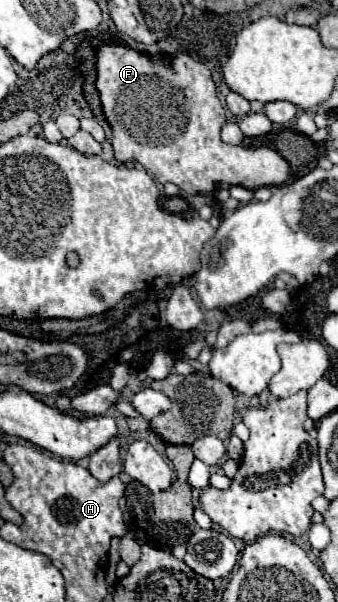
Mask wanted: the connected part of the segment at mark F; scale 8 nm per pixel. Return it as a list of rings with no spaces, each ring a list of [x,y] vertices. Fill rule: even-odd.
[[[104,43],[96,49],[96,91],[100,95],[100,101],[102,101],[102,109],[104,109],[104,115],[106,115],[106,121],[110,123],[110,129],[112,129],[112,147],[114,147],[114,155],[120,163],[126,163],[126,161],[138,161],[140,165],[146,167],[146,171],[158,181],[158,183],[174,183],[180,191],[186,191],[186,193],[192,193],[196,195],[198,191],[212,191],[214,185],[220,185],[220,183],[226,183],[226,185],[242,185],[246,189],[258,189],[258,187],[272,187],[272,185],[282,185],[288,175],[290,175],[290,165],[286,163],[286,159],[282,155],[278,155],[274,149],[268,149],[268,147],[250,147],[245,148],[241,145],[228,145],[220,139],[220,129],[224,125],[224,107],[218,99],[218,93],[216,93],[216,85],[214,85],[214,79],[212,79],[212,71],[192,59],[190,55],[150,55],[150,53],[140,53],[140,51],[134,51],[128,46],[124,46],[118,43]]]

